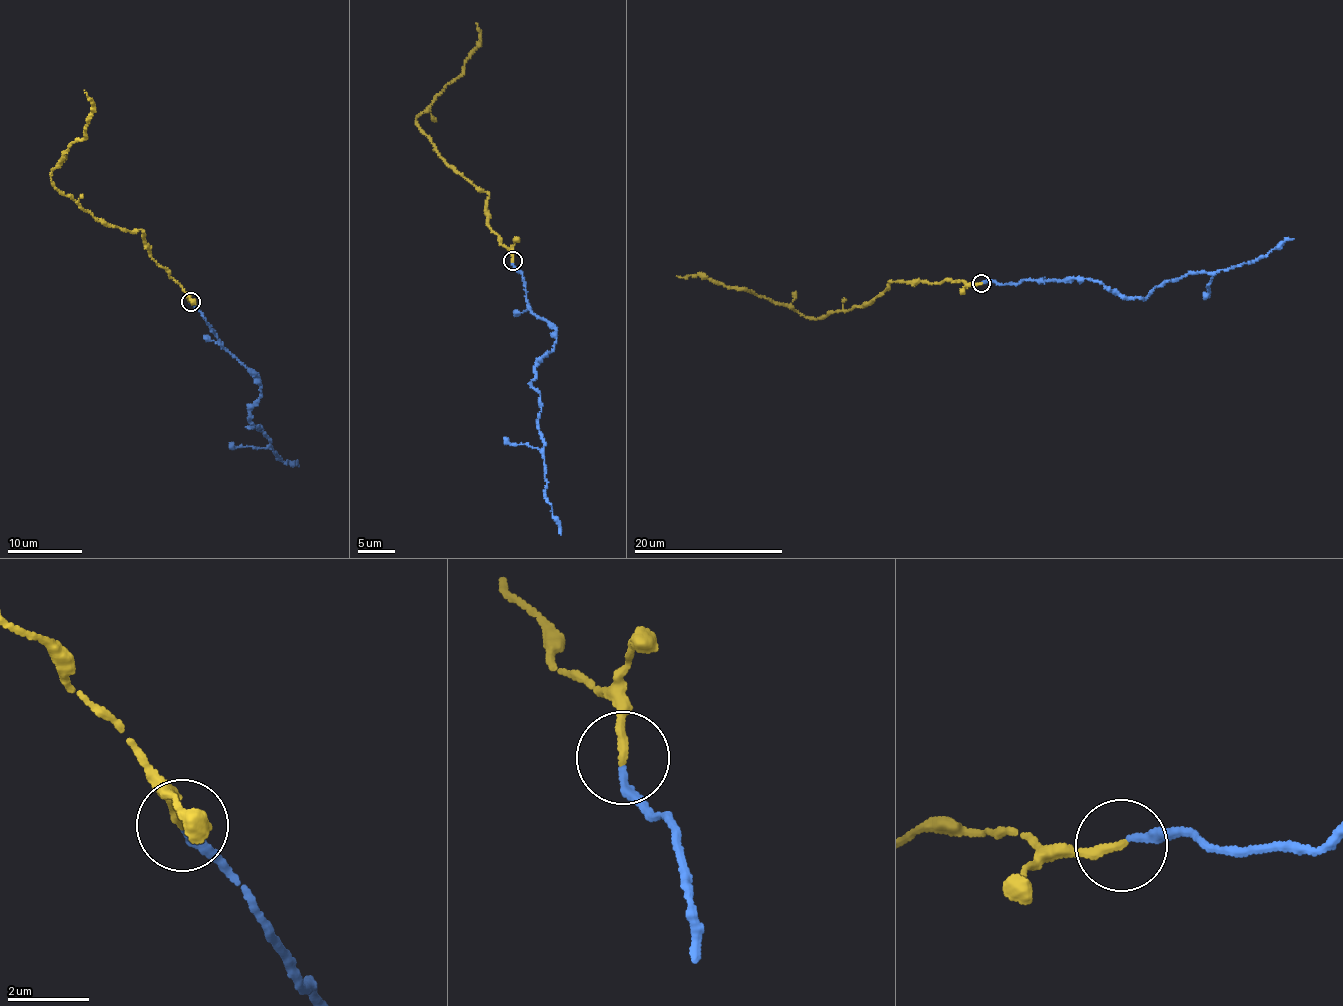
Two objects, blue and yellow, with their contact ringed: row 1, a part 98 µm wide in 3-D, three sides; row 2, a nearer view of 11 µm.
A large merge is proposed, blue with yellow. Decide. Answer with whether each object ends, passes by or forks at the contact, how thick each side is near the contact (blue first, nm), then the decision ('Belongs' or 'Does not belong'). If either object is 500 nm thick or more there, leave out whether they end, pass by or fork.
At the ring blue ends. At the ring yellow ends. Thickness 240 nm (blue) against 220 nm. Belongs

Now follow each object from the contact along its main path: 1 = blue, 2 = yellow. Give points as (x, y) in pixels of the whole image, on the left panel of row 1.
1: (191, 301), (219, 342), (257, 376), (261, 391), (250, 413), (249, 427), (258, 426), (279, 460), (299, 466)
2: (191, 301), (151, 256), (144, 232), (97, 219), (51, 182), (68, 146), (86, 135), (92, 100), (84, 90)

